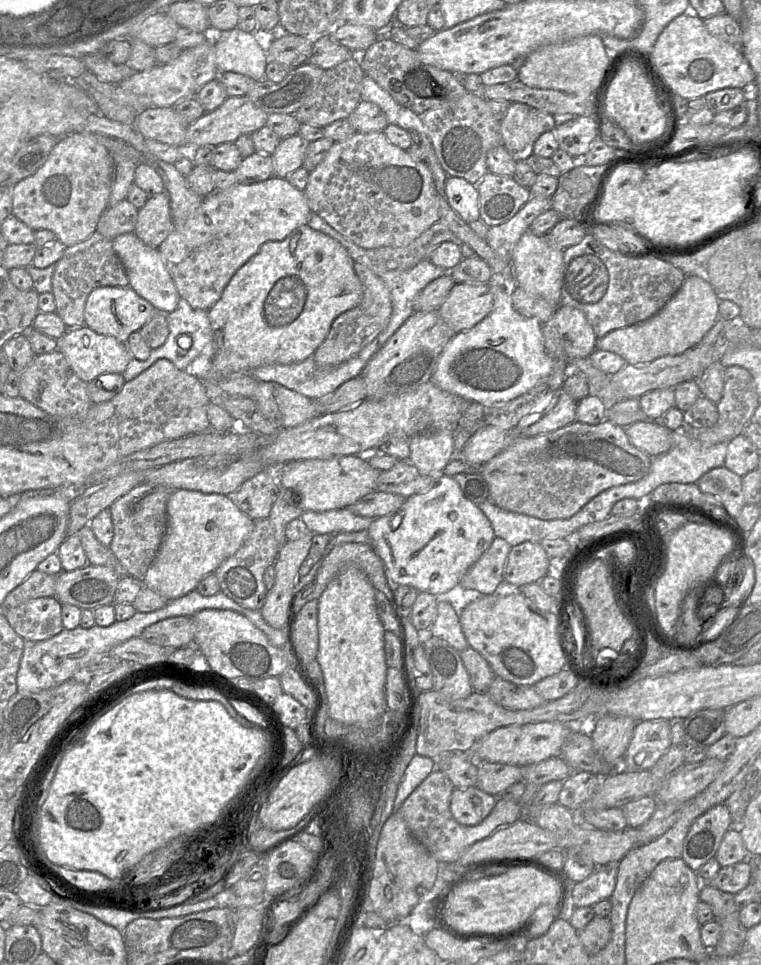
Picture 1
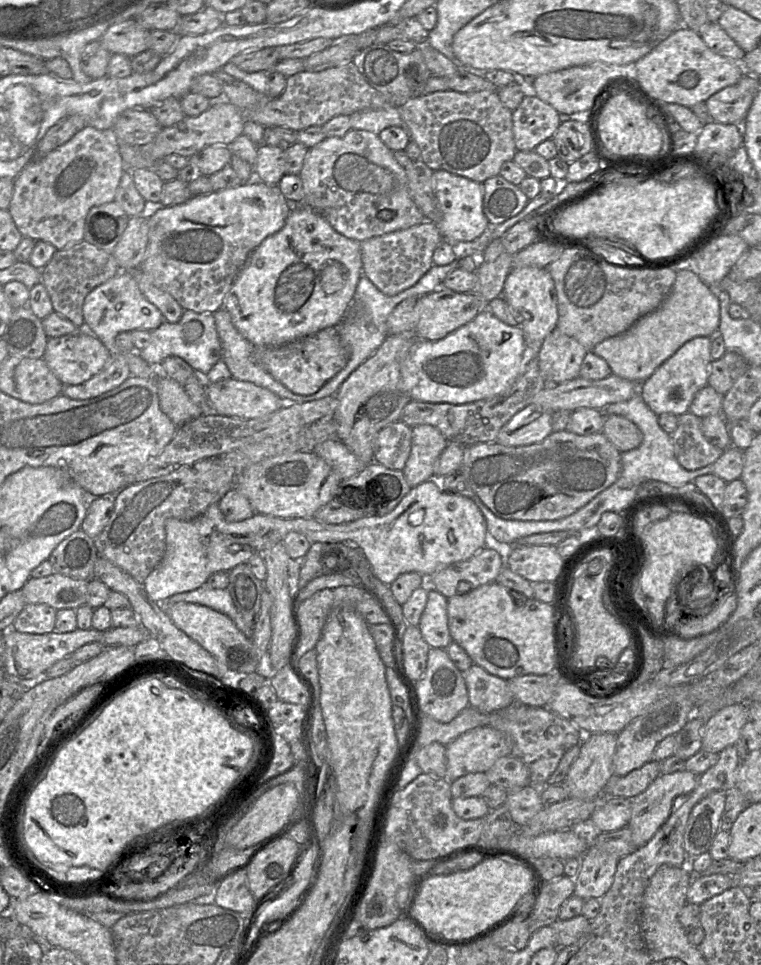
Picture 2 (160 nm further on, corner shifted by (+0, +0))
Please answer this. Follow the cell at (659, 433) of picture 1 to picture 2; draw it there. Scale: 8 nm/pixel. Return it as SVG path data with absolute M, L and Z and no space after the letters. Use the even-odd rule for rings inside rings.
M619 415L605 416L601 432L621 453L639 447L643 441L637 425Z

